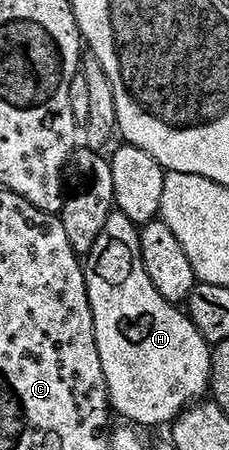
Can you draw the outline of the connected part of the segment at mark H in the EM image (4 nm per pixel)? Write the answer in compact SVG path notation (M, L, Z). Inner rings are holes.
M112 228L96 241L94 252L100 265L87 265L87 294L91 314L95 320L95 342L101 359L102 380L107 380L107 393L111 396L110 408L124 417L124 422L139 425L170 426L188 407L194 406L198 397L208 396L213 385L213 349L206 337L191 322L190 316L178 313L178 308L167 301L153 287L143 266L143 259L135 244L136 234L122 233Z

